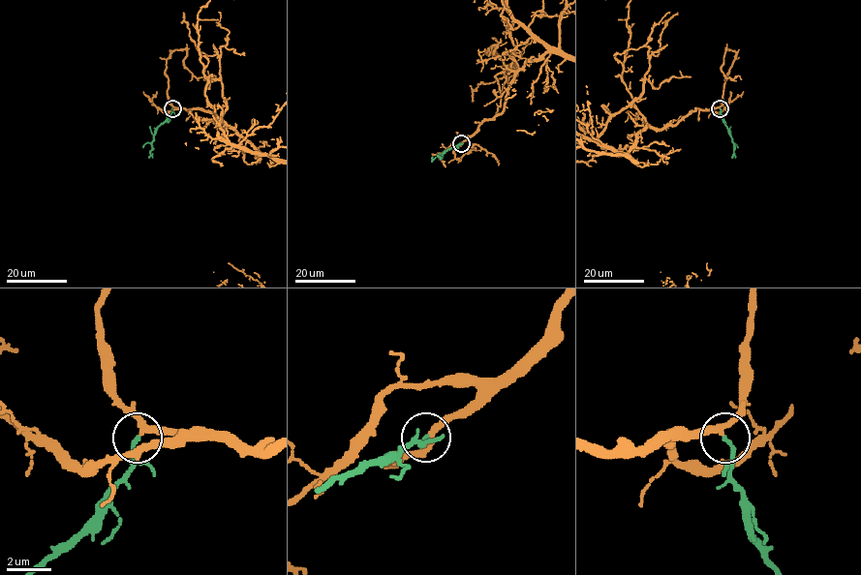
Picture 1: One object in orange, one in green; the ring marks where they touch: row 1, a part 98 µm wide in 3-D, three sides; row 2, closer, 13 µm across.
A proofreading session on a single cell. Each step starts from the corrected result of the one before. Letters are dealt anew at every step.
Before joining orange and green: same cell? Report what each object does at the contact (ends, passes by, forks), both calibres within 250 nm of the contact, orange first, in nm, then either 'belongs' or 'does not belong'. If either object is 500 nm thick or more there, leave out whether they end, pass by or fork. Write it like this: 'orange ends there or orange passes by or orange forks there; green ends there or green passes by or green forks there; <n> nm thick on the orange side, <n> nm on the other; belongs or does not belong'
orange passes by; green ends there; 280 nm thick on the orange side, 200 nm on the other; belongs

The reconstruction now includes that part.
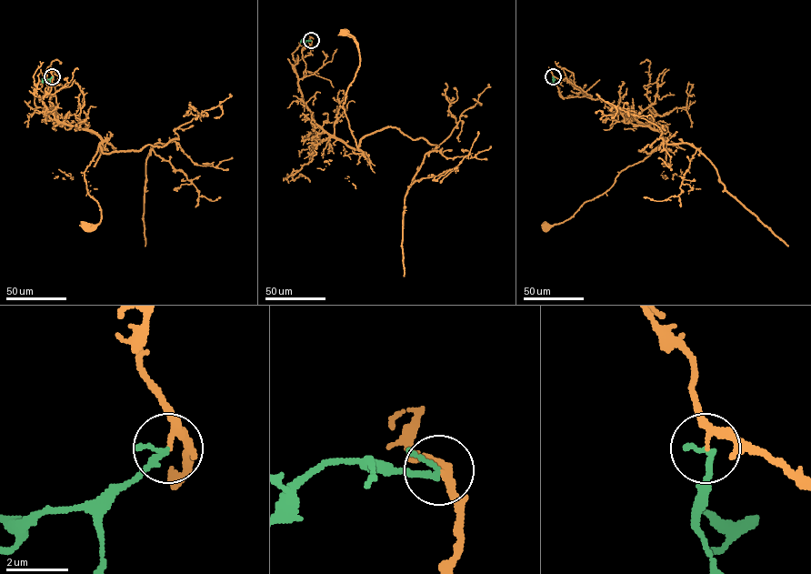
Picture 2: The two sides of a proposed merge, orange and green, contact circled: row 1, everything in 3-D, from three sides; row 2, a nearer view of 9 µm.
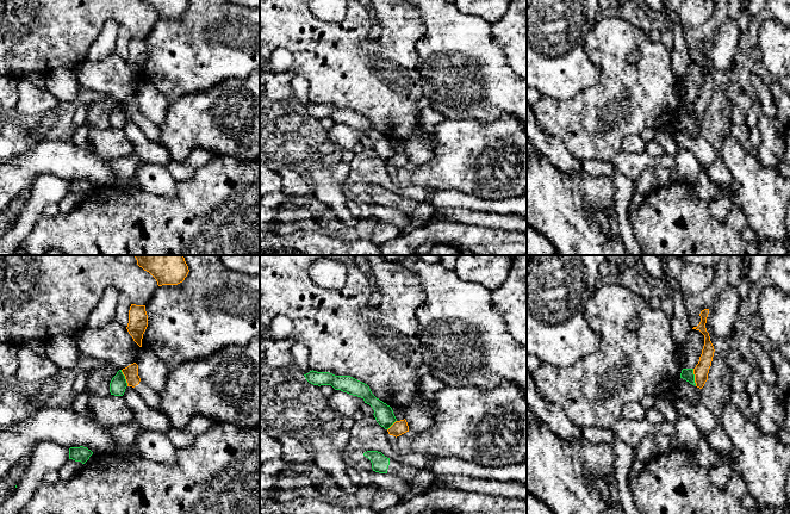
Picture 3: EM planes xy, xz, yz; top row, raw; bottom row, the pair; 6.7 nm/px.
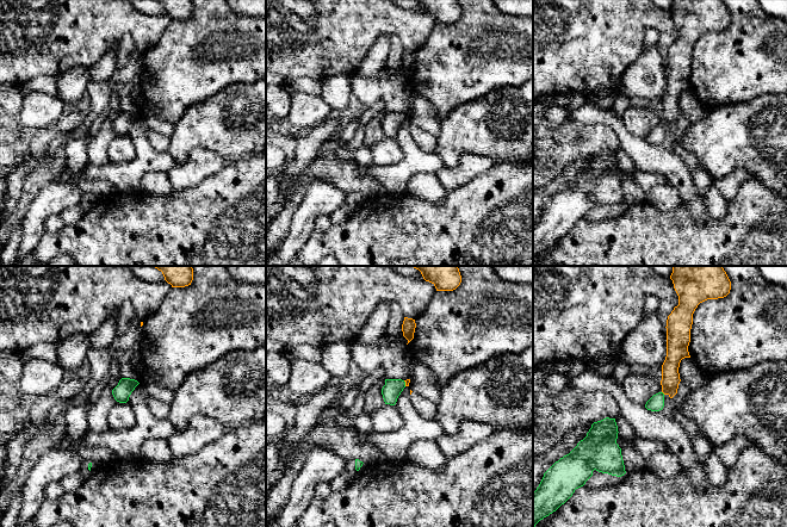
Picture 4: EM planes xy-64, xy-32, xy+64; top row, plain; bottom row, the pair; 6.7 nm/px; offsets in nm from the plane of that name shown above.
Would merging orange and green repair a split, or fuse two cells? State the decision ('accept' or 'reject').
reject

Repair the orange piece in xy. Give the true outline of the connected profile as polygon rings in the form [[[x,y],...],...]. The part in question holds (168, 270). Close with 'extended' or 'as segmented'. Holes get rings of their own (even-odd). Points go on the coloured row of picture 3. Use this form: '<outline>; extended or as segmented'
[[[133,255],[137,265],[149,272],[162,285],[178,285],[189,270],[183,255]]]; as segmented

